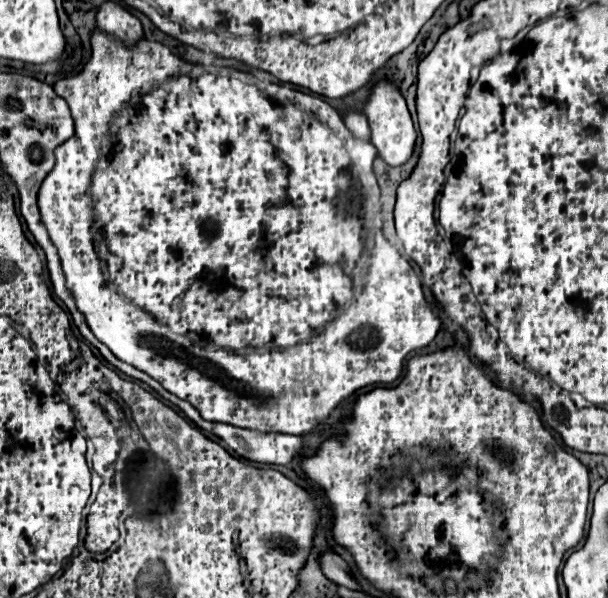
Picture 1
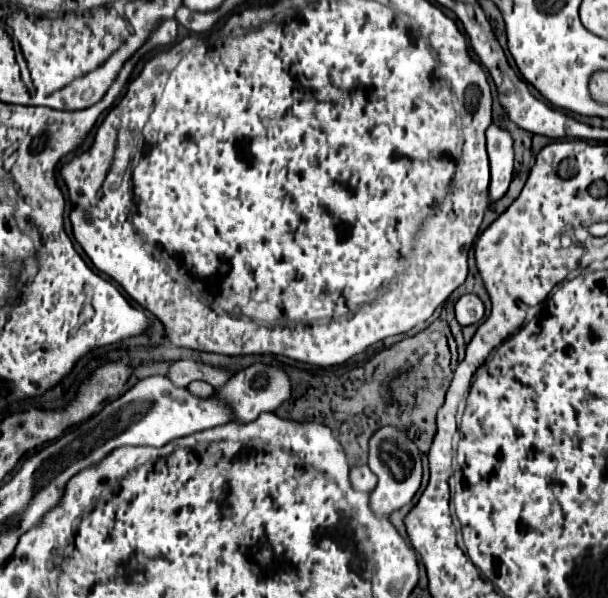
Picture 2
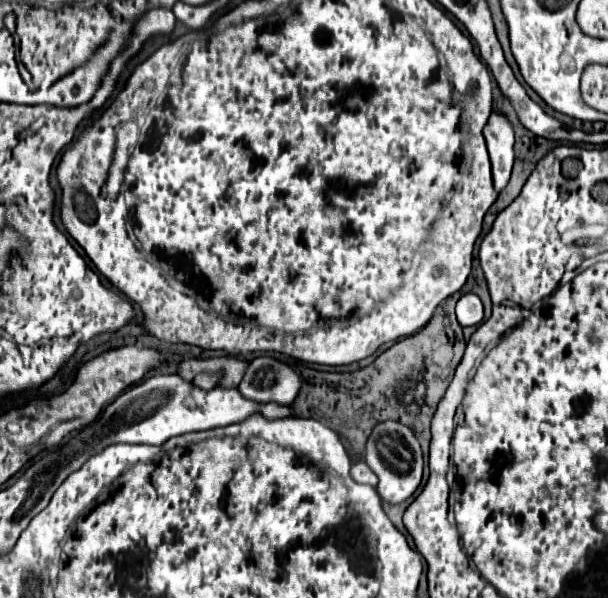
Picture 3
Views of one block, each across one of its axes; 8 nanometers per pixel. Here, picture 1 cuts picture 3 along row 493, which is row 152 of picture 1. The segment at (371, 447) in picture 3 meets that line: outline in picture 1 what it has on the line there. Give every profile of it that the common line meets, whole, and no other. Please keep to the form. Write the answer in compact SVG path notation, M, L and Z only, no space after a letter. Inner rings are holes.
M378 82L372 88L370 100L364 108L364 114L368 118L370 130L372 130L372 144L378 148L378 156L388 164L388 166L402 166L406 164L412 154L414 154L414 146L416 146L416 130L410 118L410 112L406 108L404 98L400 96L400 92L396 92L396 88L392 88L392 84L388 82Z

